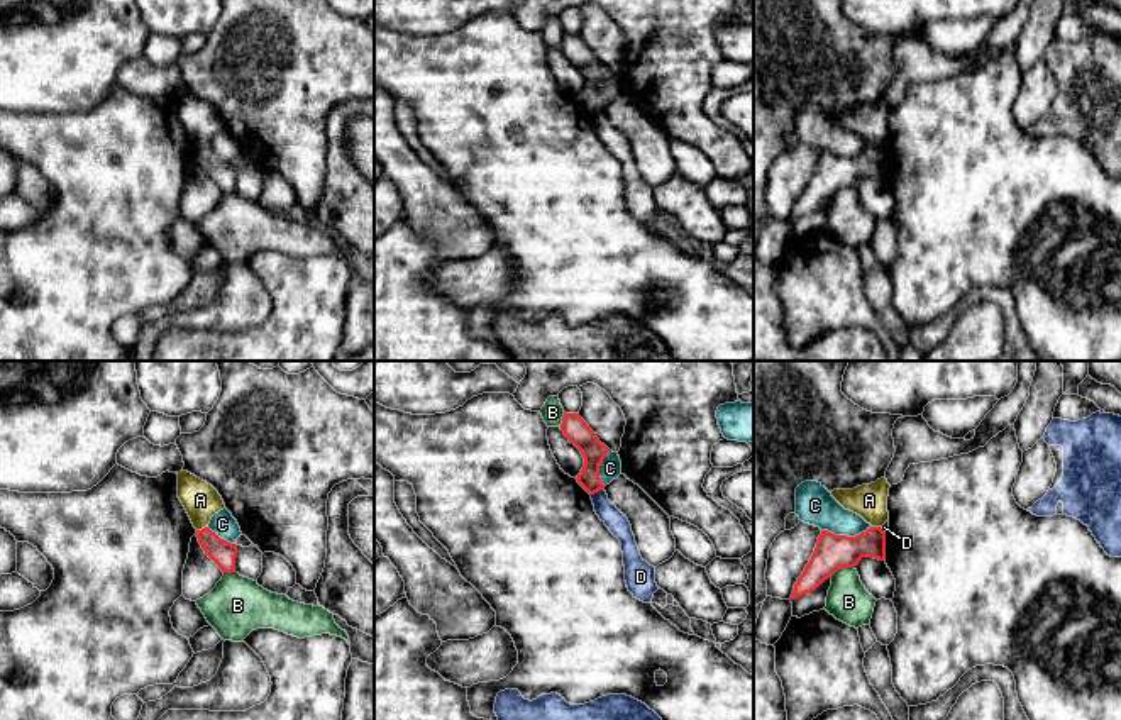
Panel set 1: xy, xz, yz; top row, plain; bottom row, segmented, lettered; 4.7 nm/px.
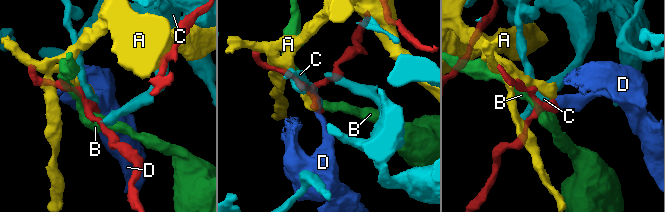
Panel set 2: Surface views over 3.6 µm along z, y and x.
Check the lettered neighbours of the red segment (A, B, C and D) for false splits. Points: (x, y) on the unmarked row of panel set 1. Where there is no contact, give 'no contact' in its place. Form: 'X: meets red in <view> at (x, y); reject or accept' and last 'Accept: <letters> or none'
A: meets red in xy at (202, 149); reject
B: meets red in yz at (842, 187); reject
C: meets red in yz at (845, 156); reject
D: meets red in xz at (596, 112); reject
Accept: none

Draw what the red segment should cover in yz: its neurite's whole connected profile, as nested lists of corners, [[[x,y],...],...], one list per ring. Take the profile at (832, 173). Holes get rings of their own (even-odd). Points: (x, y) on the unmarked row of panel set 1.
[[[870,147],[855,158],[821,151],[815,173],[798,198],[789,220],[815,212],[838,190],[855,188],[862,178],[886,180],[886,152],[881,147]]]

